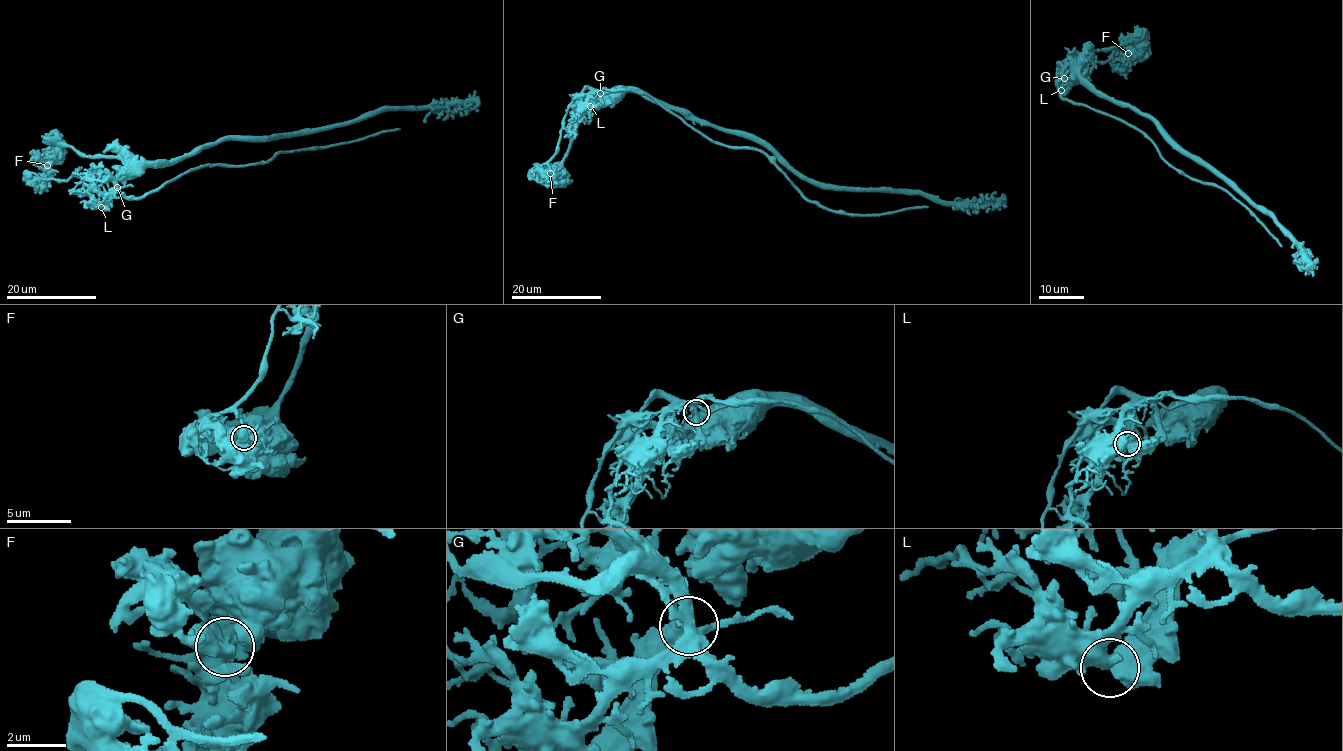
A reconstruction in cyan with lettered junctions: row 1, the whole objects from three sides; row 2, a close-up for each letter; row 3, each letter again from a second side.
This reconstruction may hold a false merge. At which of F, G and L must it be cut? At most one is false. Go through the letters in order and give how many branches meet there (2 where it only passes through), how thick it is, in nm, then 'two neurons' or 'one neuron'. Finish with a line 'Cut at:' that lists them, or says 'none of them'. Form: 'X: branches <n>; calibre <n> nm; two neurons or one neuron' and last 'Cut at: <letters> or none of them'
F: branches 3; calibre 440 nm; two neurons
G: branches 5; calibre 360 nm; one neuron
L: branches 2; calibre 500 nm; one neuron
Cut at: F

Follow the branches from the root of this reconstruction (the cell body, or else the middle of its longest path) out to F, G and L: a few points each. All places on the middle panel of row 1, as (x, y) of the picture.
F: (614, 92), (608, 92), (586, 110), (561, 170), (551, 173)
G: (614, 92), (586, 110), (561, 173), (550, 175), (548, 165), (566, 110), (600, 93)
L: (614, 92), (586, 110), (561, 173), (550, 175), (548, 165), (568, 105), (587, 94), (590, 106)

